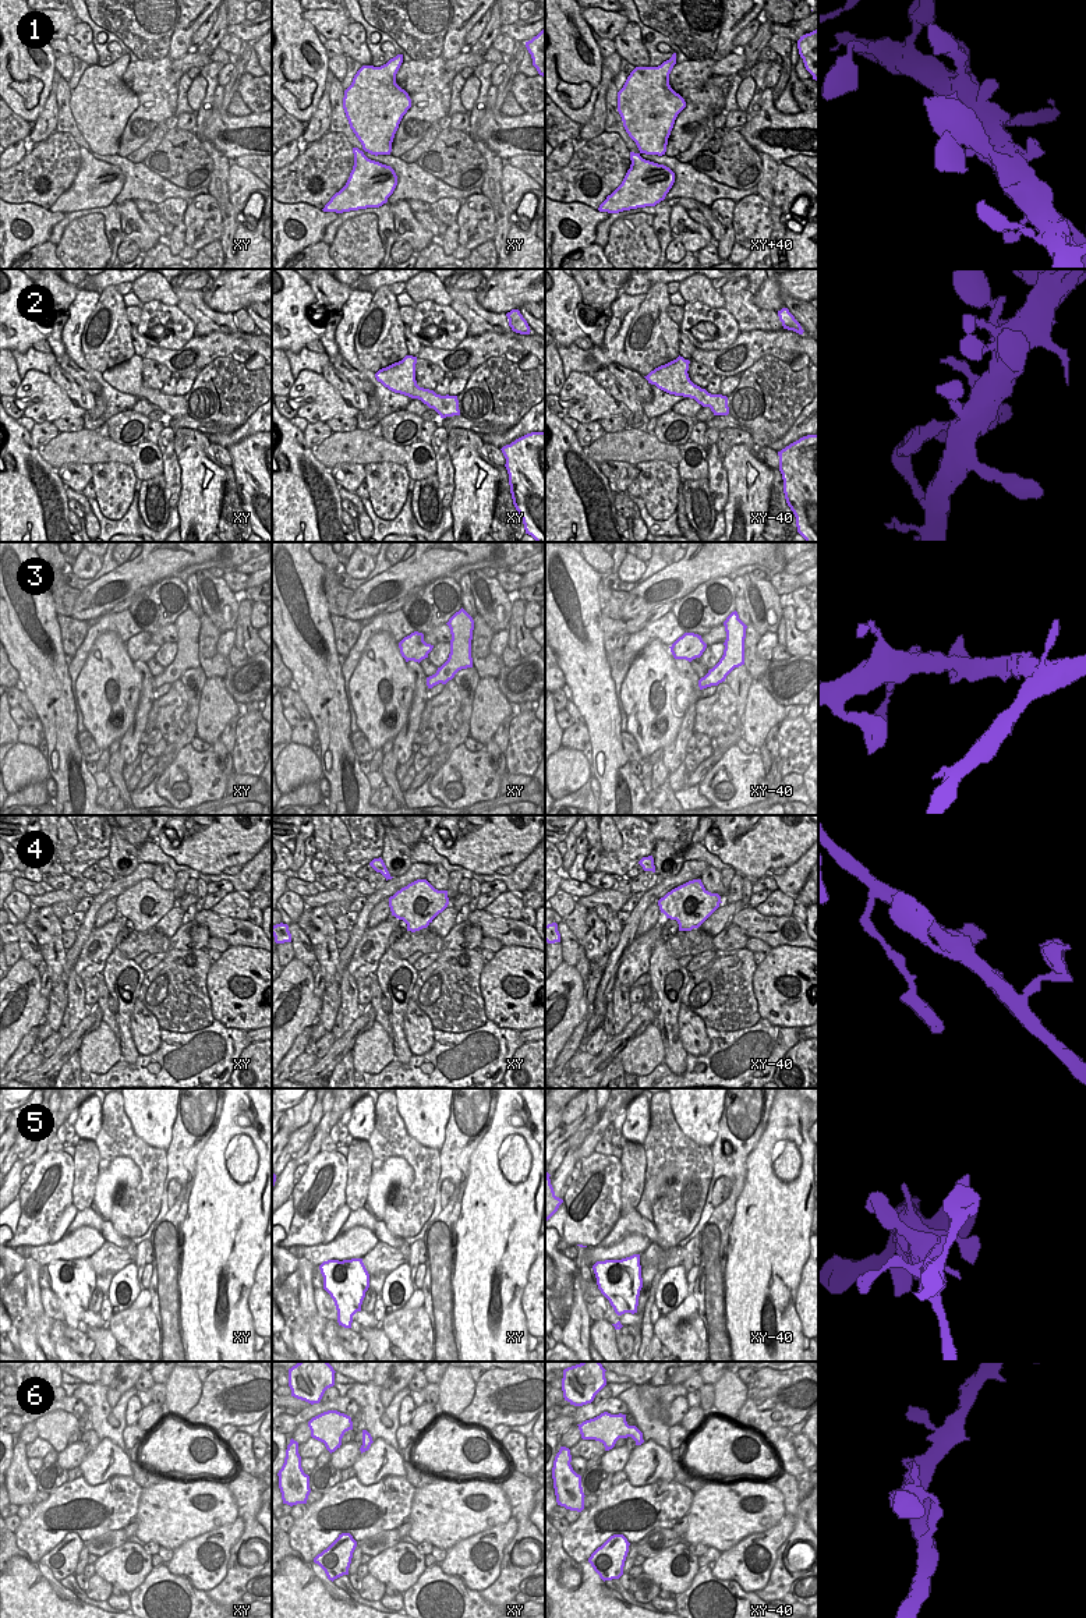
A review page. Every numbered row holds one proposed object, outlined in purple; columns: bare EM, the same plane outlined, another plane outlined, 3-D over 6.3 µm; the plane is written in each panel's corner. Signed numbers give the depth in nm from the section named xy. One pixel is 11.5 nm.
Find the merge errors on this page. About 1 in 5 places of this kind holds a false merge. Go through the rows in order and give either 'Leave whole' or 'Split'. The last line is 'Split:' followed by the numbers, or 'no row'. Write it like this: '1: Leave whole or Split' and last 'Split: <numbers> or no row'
1: Leave whole
2: Leave whole
3: Leave whole
4: Leave whole
5: Leave whole
6: Leave whole
Split: no row

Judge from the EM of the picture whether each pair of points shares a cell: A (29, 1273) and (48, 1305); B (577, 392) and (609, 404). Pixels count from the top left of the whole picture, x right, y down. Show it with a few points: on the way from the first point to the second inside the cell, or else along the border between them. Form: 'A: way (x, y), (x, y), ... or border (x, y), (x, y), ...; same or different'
A: border (39, 1289), (39, 1302), (43, 1312); different
B: way (586, 400), (601, 404); same

